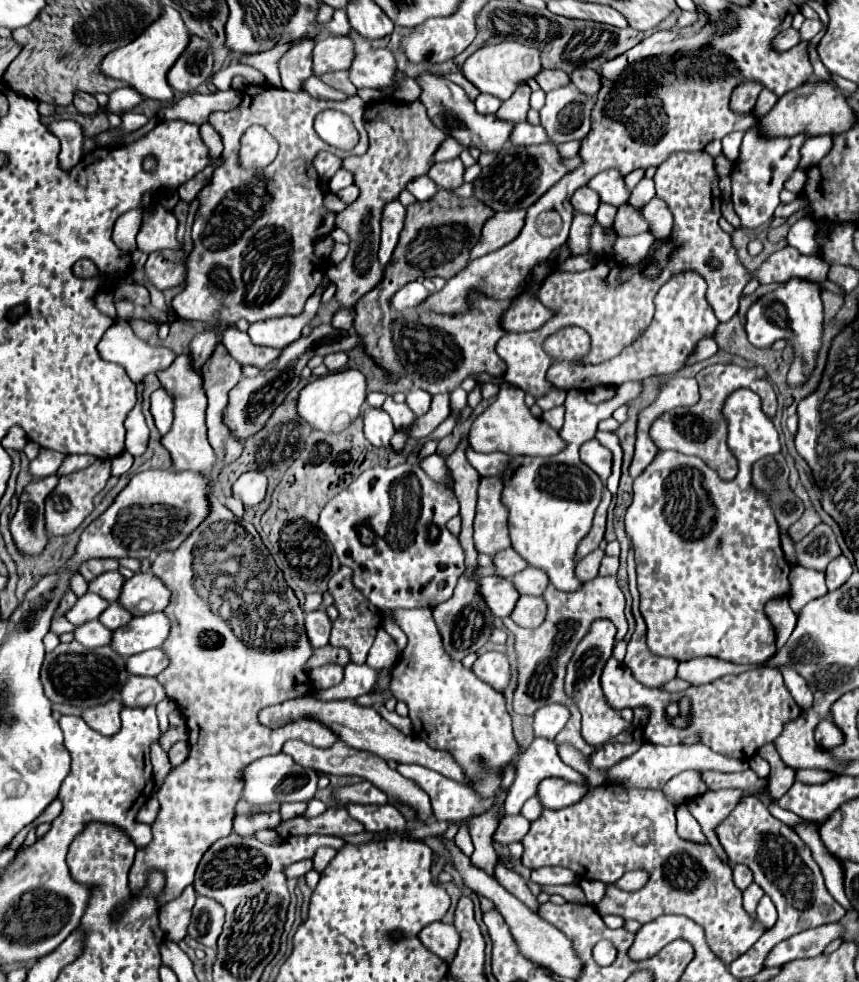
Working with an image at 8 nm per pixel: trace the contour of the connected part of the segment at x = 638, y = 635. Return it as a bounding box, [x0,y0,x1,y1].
[624,612,676,686]

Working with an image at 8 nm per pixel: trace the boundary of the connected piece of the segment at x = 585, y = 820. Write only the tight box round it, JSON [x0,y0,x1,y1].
[522,786,766,966]

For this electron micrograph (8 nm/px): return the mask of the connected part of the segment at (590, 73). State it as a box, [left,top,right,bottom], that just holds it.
[570,68,600,96]

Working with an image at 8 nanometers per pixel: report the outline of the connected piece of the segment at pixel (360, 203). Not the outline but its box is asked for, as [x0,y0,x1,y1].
[328,100,446,310]

